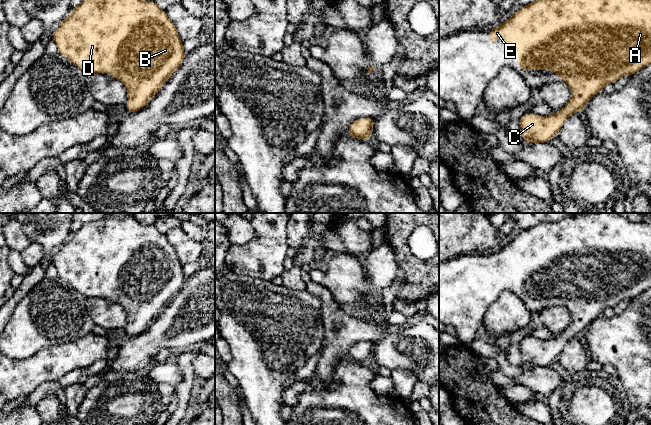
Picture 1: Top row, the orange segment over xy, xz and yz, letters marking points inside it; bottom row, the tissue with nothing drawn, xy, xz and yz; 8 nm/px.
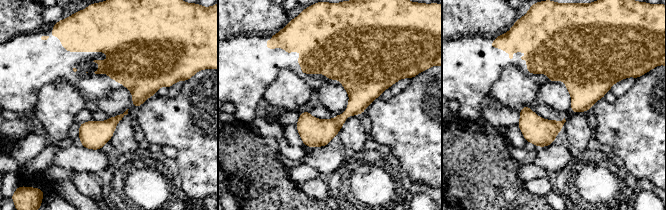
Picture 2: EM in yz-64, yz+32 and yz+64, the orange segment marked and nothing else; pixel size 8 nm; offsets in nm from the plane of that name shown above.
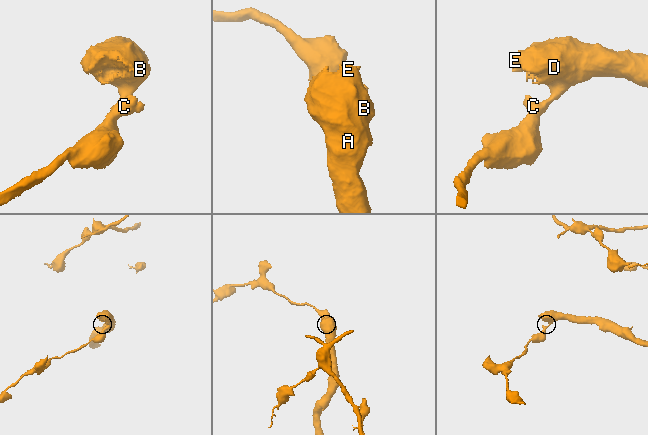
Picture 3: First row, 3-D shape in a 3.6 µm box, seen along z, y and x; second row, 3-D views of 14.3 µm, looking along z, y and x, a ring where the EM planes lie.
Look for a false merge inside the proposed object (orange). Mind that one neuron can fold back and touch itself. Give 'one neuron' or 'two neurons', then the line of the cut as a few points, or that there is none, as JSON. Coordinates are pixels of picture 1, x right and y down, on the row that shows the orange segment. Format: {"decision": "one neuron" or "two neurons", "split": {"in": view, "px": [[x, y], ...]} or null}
{"decision": "one neuron", "split": null}

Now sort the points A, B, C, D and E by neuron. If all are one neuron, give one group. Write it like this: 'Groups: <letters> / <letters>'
Groups: A B C D E

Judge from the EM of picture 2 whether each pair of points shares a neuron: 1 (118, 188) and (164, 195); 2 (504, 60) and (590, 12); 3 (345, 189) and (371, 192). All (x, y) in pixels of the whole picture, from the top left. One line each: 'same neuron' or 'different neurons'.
1: same neuron
2: same neuron
3: same neuron

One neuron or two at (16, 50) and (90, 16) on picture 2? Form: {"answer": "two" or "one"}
{"answer": "one"}

